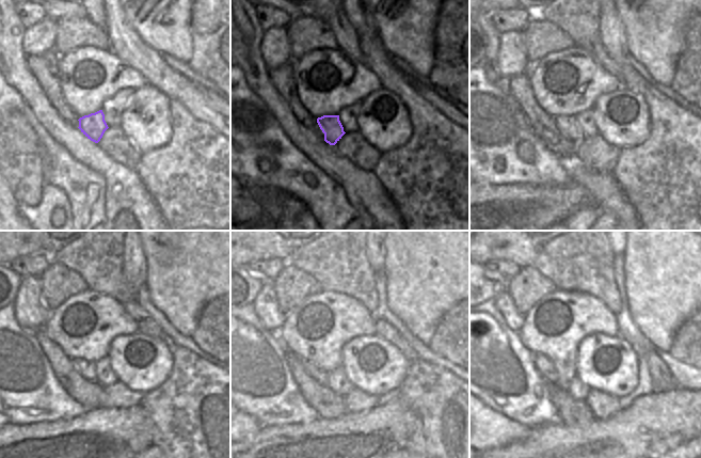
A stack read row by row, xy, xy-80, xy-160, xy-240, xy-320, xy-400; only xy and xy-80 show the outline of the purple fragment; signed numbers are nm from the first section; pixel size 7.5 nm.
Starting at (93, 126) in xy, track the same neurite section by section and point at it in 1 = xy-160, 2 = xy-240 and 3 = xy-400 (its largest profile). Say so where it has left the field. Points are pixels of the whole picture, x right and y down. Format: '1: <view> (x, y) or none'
1: xy-160 (568, 125)
2: xy-240 (86, 368)
3: xy-400 (544, 366)

